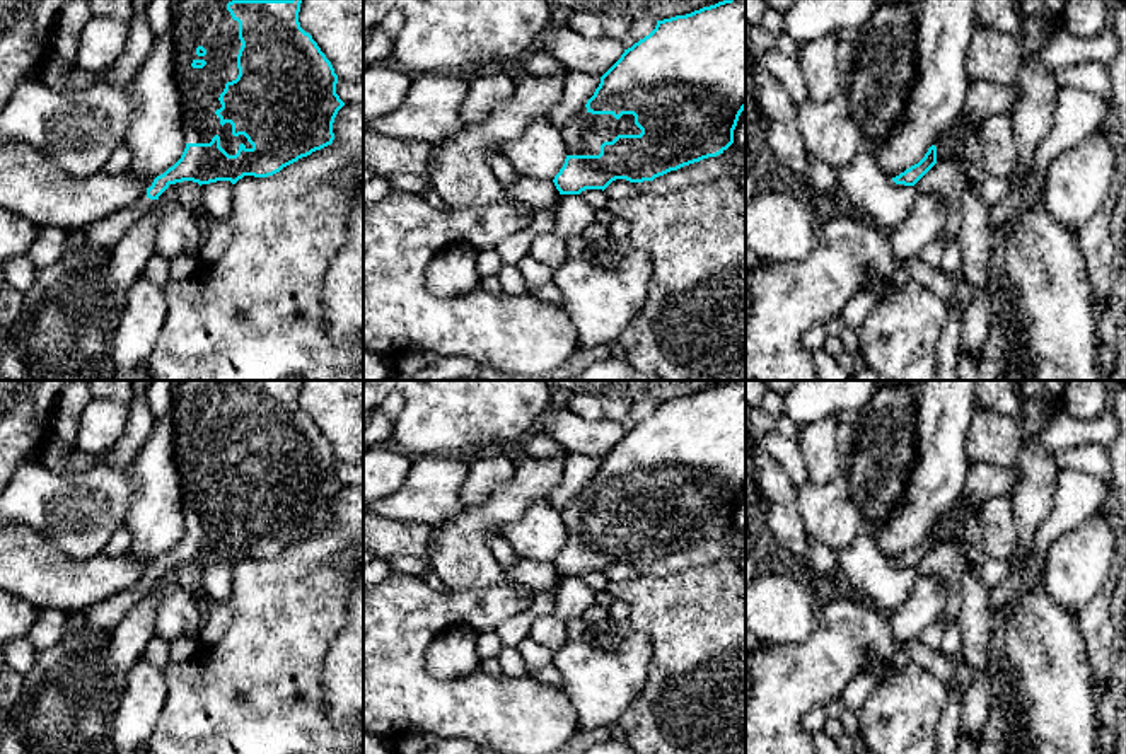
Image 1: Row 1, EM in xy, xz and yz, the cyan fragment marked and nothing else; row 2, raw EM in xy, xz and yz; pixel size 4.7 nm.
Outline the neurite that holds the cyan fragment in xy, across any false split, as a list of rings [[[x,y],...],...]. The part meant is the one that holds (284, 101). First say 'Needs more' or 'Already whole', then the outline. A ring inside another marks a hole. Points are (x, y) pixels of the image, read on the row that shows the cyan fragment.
Needs more. [[[179,0],[172,20],[174,80],[183,107],[183,135],[186,148],[181,159],[164,174],[145,186],[140,198],[128,208],[96,220],[84,230],[82,249],[58,263],[38,270],[32,287],[22,295],[24,304],[12,334],[19,336],[27,326],[34,309],[48,292],[75,271],[92,252],[113,249],[125,232],[159,200],[172,184],[193,181],[210,184],[244,176],[268,177],[333,143],[333,123],[345,102],[336,94],[338,75],[309,32],[300,27],[302,0]]]

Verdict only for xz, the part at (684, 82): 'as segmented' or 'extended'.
extended

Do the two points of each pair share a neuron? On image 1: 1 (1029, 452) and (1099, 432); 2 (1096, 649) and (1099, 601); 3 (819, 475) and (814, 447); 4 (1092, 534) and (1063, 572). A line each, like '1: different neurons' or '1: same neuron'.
1: different neurons
2: same neuron
3: same neuron
4: same neuron

